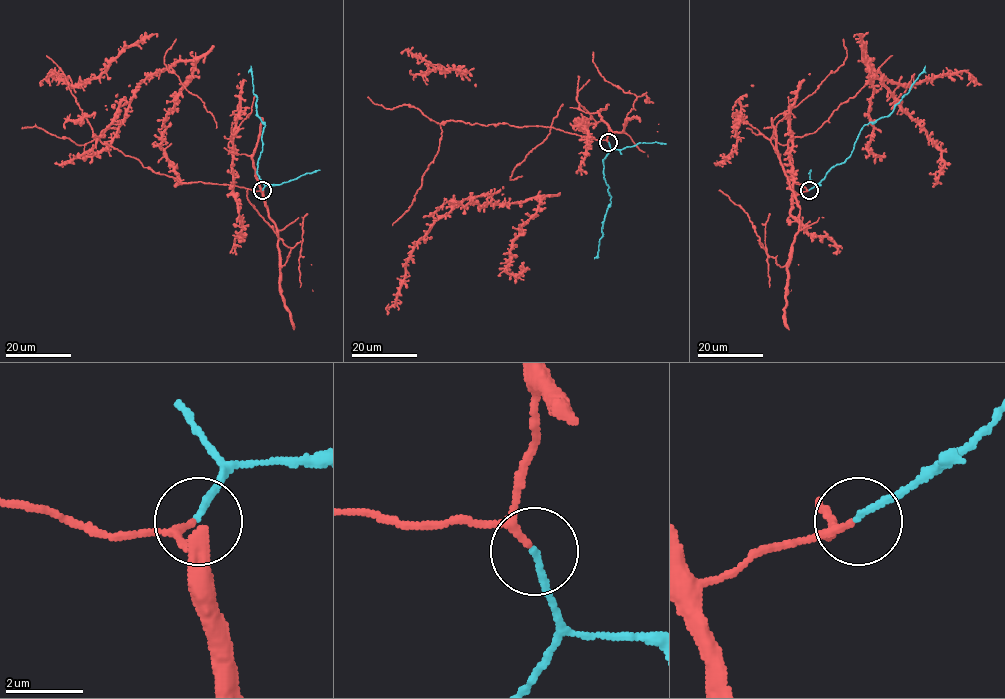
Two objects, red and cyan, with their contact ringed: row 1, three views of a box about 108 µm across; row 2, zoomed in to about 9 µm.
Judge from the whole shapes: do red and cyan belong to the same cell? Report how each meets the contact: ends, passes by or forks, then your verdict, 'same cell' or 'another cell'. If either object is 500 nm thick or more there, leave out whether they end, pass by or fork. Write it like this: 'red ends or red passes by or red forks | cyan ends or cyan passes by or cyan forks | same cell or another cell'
red passes by | cyan ends | same cell

